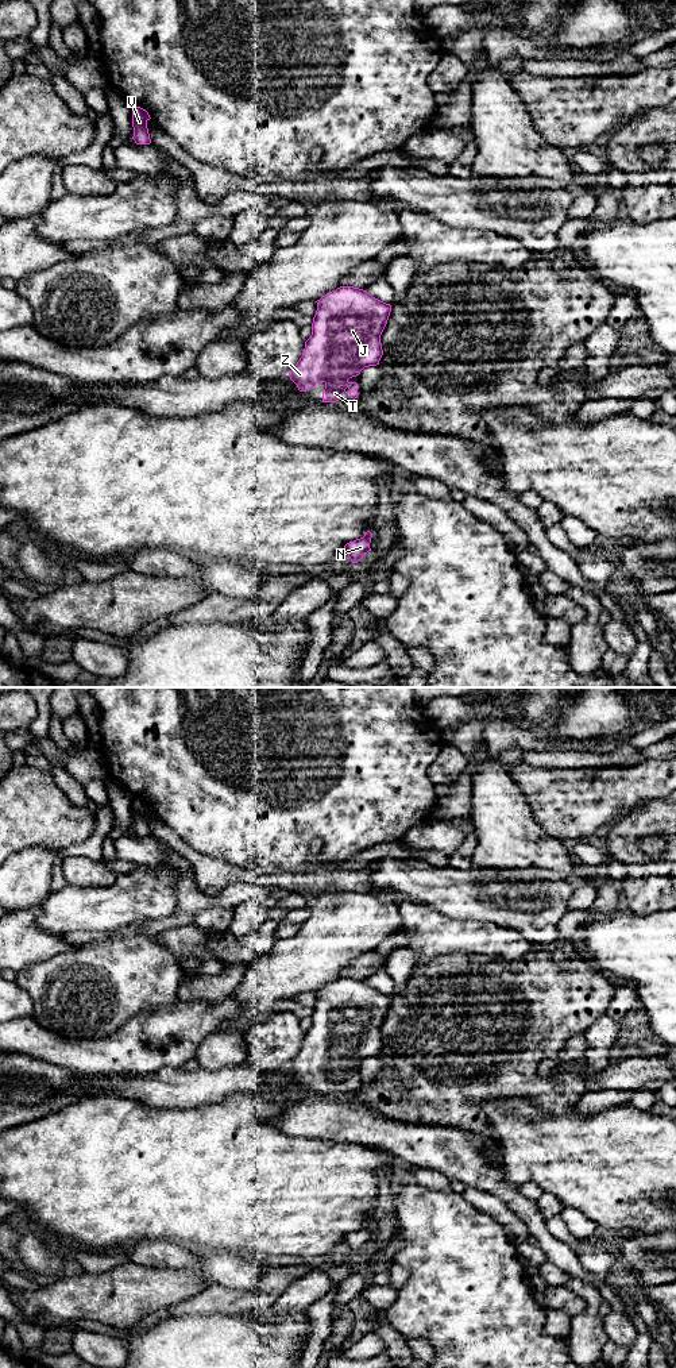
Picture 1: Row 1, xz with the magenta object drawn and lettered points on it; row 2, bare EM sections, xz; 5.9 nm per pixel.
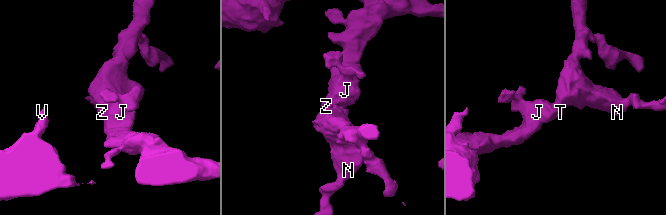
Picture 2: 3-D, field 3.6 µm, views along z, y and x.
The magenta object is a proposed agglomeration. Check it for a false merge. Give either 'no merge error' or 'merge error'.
no merge error

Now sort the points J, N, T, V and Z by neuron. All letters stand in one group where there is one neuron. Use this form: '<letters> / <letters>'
J N T V Z

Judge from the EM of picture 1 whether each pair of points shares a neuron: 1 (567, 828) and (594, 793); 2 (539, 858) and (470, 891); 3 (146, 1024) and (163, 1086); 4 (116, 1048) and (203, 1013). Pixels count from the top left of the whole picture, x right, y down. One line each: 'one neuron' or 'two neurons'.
1: one neuron
2: two neurons
3: two neurons
4: one neuron

